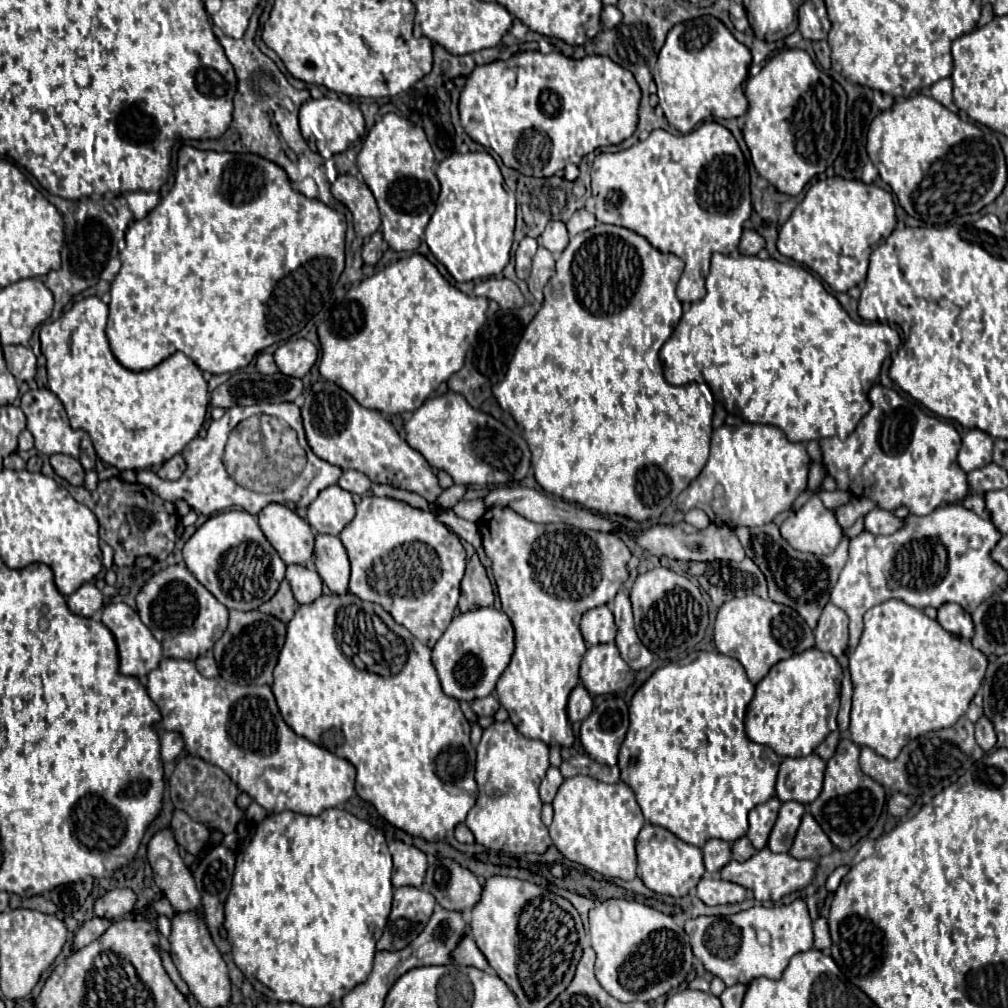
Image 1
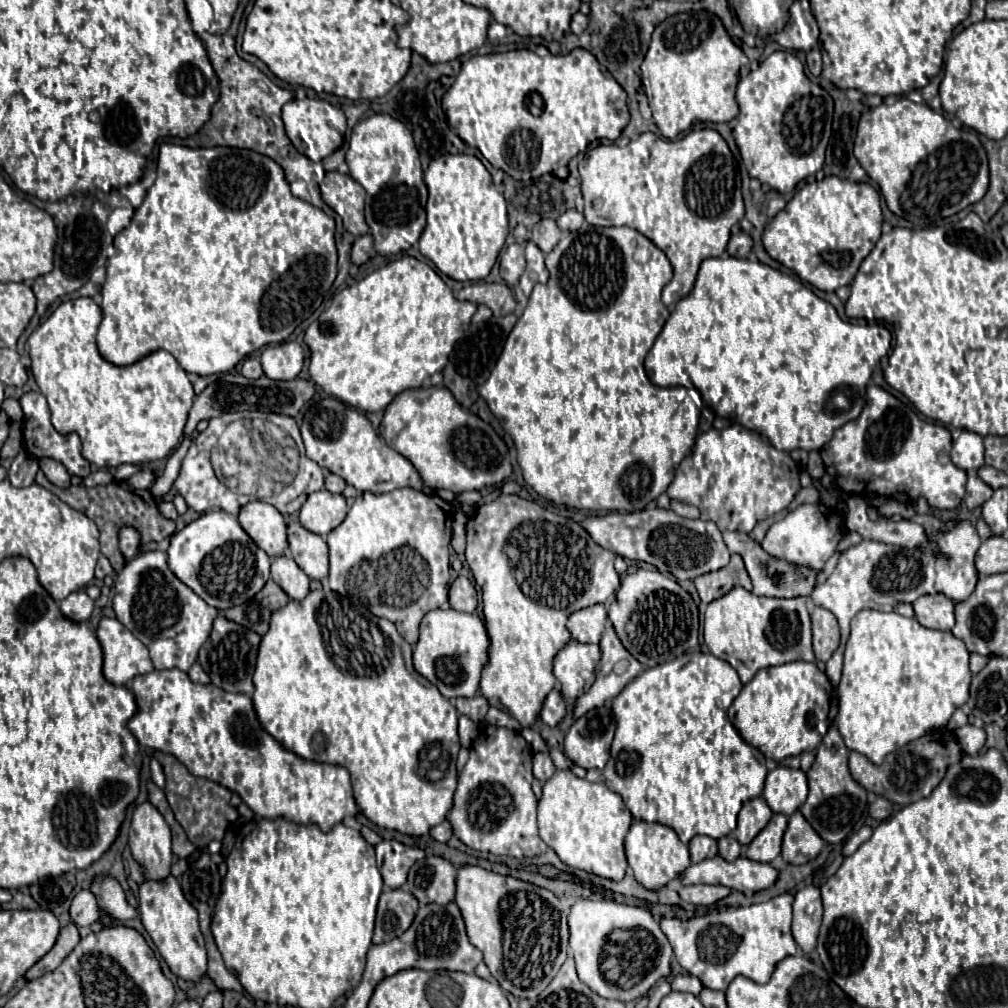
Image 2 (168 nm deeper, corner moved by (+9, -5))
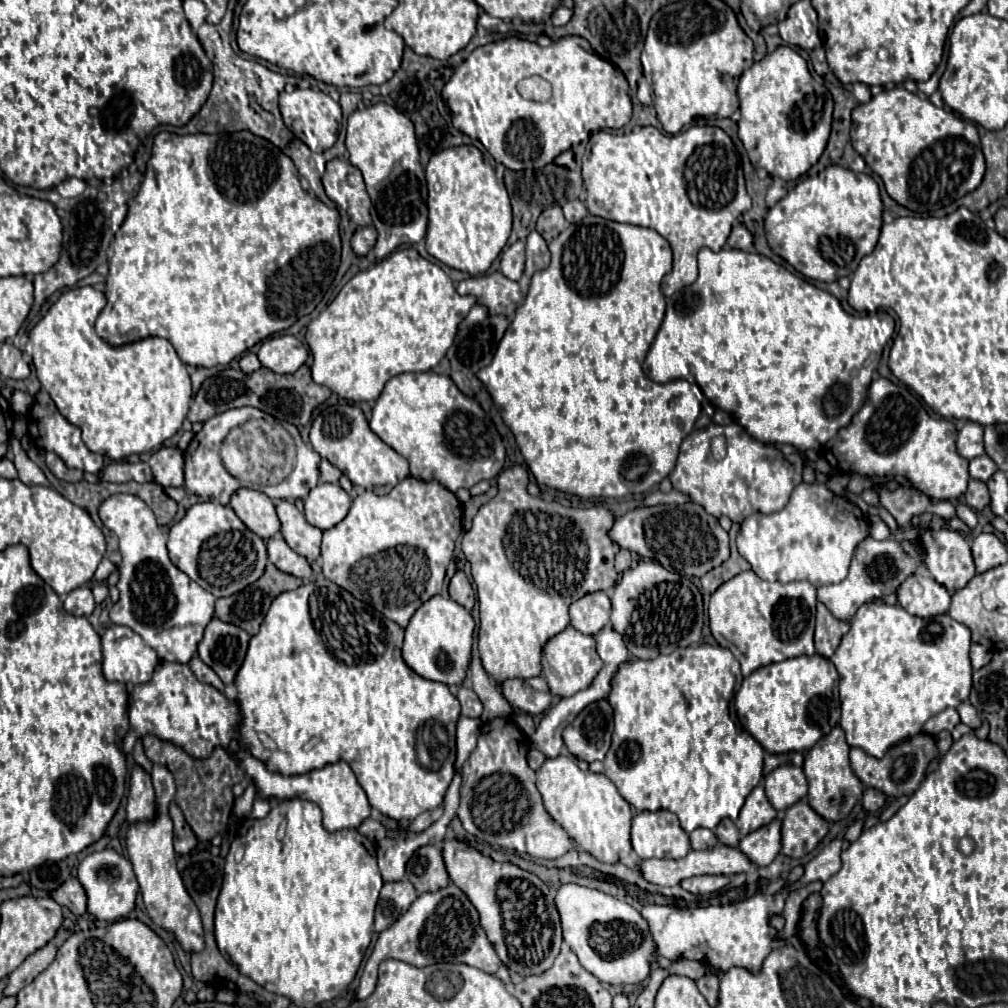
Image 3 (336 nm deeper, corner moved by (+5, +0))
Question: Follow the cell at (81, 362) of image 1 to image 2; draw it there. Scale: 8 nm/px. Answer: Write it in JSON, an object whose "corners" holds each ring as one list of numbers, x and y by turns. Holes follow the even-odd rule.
{"corners":[[92,298,62,302,50,318,28,338,32,374,40,392,46,396,52,424,60,434,76,432,82,440,82,456,98,468,116,468,120,464,148,464,168,458,182,440,188,410,194,402,194,390,176,358,166,350,150,352,128,366,116,366,104,360,96,348,96,330,102,322,102,308]]}

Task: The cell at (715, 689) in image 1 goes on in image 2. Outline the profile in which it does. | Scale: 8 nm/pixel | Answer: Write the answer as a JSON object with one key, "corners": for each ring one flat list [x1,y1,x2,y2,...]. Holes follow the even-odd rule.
{"corners":[[684,654,672,662,642,670,614,698,616,736,604,778,606,786,622,796,636,820,670,826,684,844,694,834,706,834,718,840,736,828,736,816,742,804,762,794,768,774,764,754,750,746,728,720,728,708,740,690,742,682,738,672,726,660,712,654]]}

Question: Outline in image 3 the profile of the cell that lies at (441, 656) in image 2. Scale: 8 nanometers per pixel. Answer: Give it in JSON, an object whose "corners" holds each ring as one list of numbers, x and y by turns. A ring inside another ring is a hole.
{"corners":[[434,595,414,613,406,627,406,639,402,647,404,661,424,679,440,681,444,685,462,685,470,669,474,629,476,621,468,609,452,599]]}

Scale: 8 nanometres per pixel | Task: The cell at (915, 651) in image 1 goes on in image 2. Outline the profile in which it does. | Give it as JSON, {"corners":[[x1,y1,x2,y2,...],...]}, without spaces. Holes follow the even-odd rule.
{"corners":[[860,610,852,618,852,632,844,648,844,668,838,684,838,714,833,721,846,748,864,754,872,764,882,764,886,754,918,740,926,732,946,728,954,710,968,702,972,678,968,656,966,644,952,632,924,628,916,618,906,618,898,612]]}

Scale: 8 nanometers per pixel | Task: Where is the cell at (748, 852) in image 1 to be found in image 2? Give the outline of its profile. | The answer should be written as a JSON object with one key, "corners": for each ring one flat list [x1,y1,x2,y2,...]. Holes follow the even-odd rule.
{"corners":[[724,836,724,838,718,840,718,854,720,854,722,858,726,858,728,862,732,862,734,858,738,858,740,852,742,852,742,846,738,844,736,838]]}

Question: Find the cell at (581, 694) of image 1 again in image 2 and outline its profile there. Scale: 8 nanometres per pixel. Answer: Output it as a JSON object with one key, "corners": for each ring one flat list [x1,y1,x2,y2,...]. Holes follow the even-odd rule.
{"corners":[[558,688,550,690,548,696,544,698,544,704,540,708,540,714,538,718,548,724,548,726,556,726,562,722,562,718,566,716,566,704,562,700,562,696,558,694]]}

